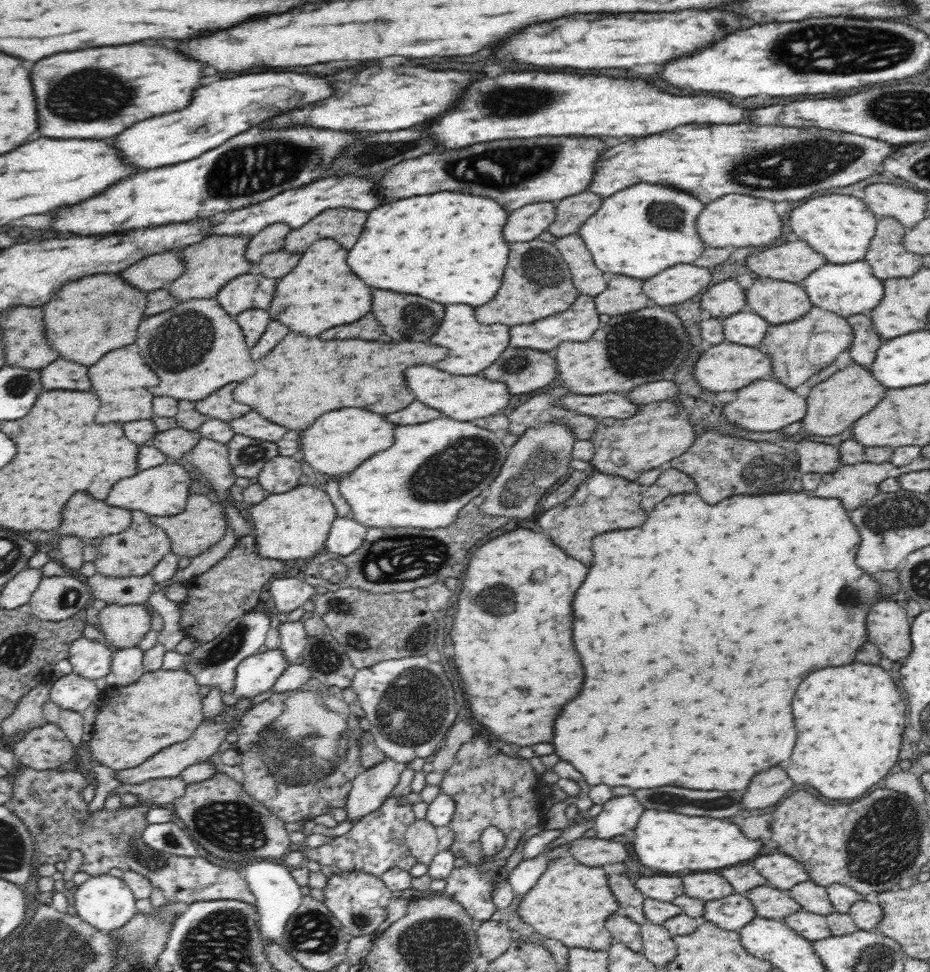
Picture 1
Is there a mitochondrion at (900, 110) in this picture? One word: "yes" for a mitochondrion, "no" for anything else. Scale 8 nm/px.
yes

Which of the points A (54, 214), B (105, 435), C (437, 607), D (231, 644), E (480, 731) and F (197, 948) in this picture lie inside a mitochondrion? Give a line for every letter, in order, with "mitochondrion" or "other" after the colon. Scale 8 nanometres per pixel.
A: other
B: other
C: other
D: mitochondrion
E: other
F: mitochondrion

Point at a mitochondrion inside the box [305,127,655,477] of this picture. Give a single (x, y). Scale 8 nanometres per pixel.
(504, 168)

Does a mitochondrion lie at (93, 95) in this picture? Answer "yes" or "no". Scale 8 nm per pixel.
yes

